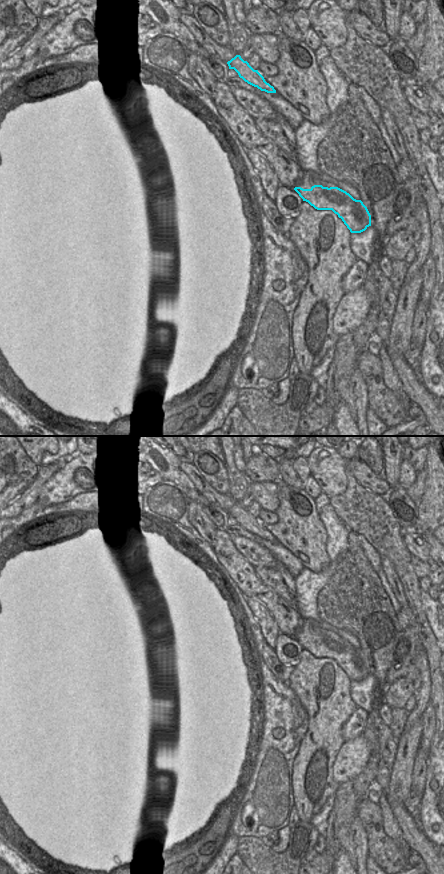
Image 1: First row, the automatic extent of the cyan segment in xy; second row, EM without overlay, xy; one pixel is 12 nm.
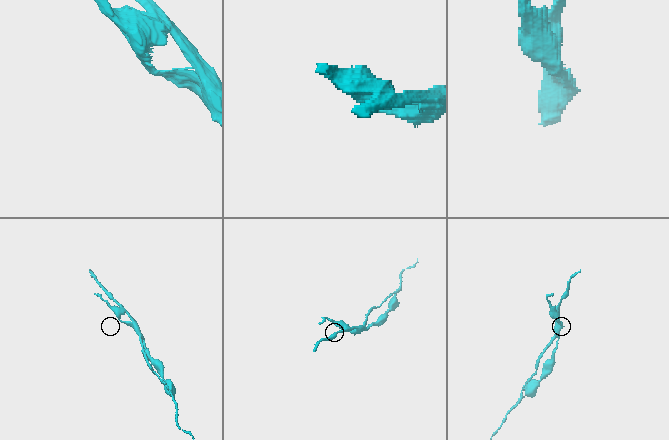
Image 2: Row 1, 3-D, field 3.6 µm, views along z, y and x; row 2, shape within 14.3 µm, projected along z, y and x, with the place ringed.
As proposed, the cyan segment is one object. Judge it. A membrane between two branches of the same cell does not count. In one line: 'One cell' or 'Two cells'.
Two cells

